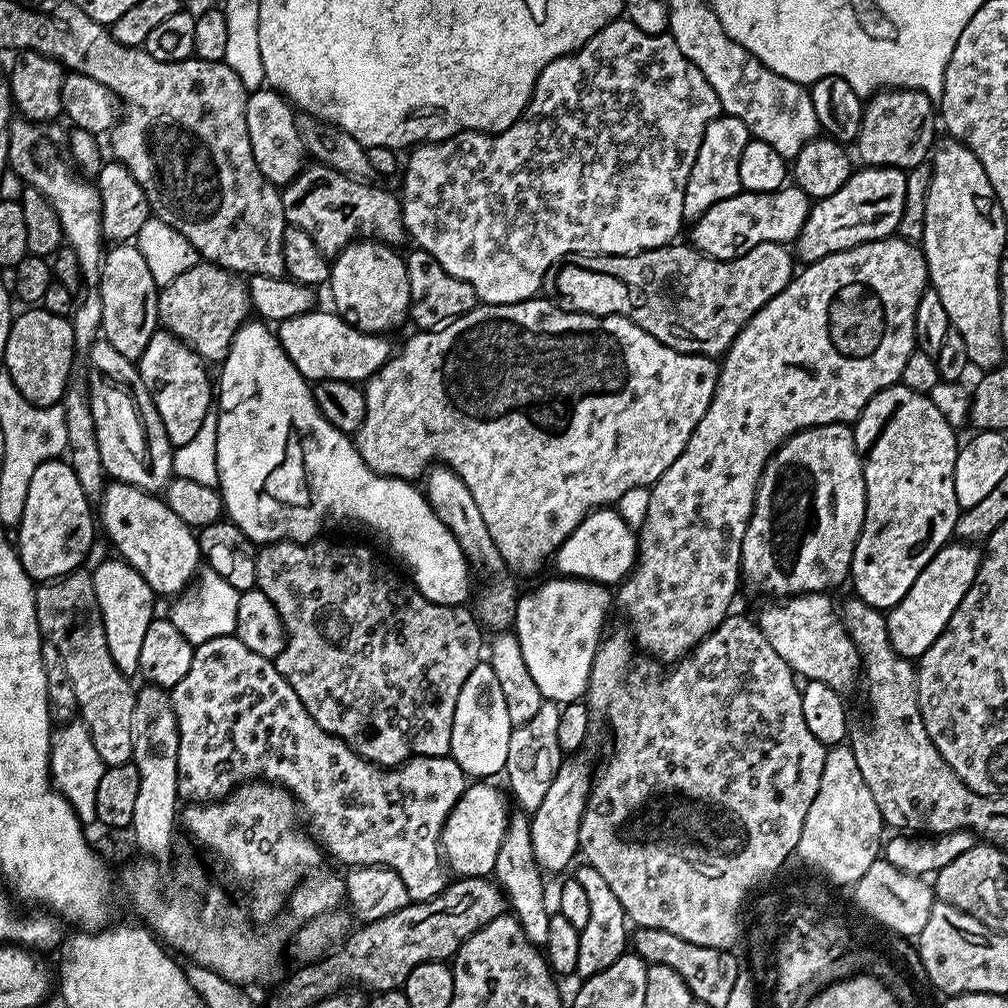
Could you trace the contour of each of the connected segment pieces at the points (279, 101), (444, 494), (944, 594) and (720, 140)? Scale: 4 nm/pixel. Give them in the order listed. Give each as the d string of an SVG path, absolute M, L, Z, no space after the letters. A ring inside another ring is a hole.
M265 86L253 91L248 97L246 122L254 162L258 162L258 170L262 170L262 174L271 184L286 186L306 167L306 153L296 125L297 119L293 105L271 87Z
M443 462L429 467L426 472L427 476L428 481L422 484L422 488L426 493L428 505L434 510L437 518L450 530L450 534L454 534L462 554L469 562L471 571L479 579L480 576L484 579L484 585L481 588L479 585L478 595L475 597L475 600L477 599L476 604L474 603L475 615L485 629L511 629L516 623L518 591L516 592L515 582L517 581L504 564L502 554L498 554L498 546L494 546L494 538L490 538L490 530L486 530L482 510L474 498L471 487L456 473L455 468L450 468Z
M949 542L930 558L930 562L914 578L914 586L906 590L906 598L893 608L887 609L888 640L892 648L900 656L919 658L937 638L946 630L954 610L958 610L958 602L966 598L966 590L974 582L978 574L978 566L982 552L972 542Z
M721 114L712 119L710 126L706 126L706 134L702 134L702 146L698 146L698 158L686 182L686 194L682 202L685 221L696 221L702 214L706 214L706 210L710 210L710 206L722 202L722 198L730 198L741 192L738 162L749 139L750 133L742 118Z

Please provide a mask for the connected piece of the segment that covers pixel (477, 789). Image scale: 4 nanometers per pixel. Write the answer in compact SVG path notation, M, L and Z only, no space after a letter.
M472 782L465 787L462 798L450 810L440 834L444 863L457 877L491 877L496 870L498 854L510 823L509 801L492 782Z

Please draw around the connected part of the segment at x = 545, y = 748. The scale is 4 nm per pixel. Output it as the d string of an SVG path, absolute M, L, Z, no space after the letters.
M546 702L530 718L530 722L515 725L510 734L510 751L506 753L504 772L508 776L508 784L512 787L511 799L517 800L525 813L531 814L542 806L542 798L546 798L546 790L550 790L550 782L558 774L562 763L562 753L558 746L558 718L561 705Z

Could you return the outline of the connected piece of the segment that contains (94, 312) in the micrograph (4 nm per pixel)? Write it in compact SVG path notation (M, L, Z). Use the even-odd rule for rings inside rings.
M13 119L8 126L8 168L16 171L25 180L23 183L27 187L41 192L50 202L50 206L54 206L67 247L72 248L74 254L78 254L83 283L87 287L89 284L92 289L88 293L85 291L75 301L70 319L77 345L88 346L101 335L102 298L99 286L100 266L105 249L100 248L100 196L96 193L95 183L85 179L74 167L69 153L69 133L66 130L64 132L63 127L65 128L65 125L60 122L40 124L37 120Z

